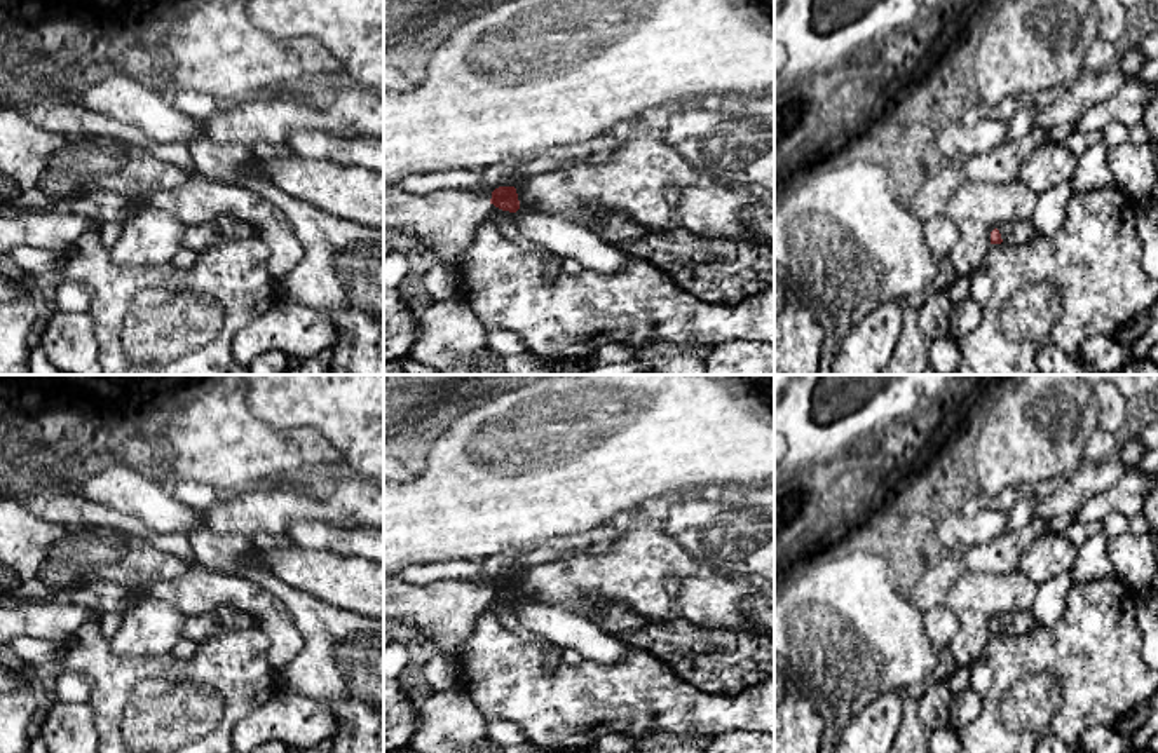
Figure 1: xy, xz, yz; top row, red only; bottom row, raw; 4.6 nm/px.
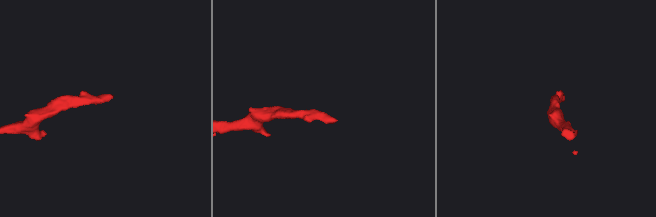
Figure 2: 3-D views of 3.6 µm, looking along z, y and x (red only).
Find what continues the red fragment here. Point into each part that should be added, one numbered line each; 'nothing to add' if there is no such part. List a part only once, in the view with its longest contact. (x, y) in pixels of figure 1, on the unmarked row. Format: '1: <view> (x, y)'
1: yz (1012, 623)

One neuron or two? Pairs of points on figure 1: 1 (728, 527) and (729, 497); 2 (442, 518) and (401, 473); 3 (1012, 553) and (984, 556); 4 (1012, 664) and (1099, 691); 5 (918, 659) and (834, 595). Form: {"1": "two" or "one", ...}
{"1": "two", "2": "two", "3": "one", "4": "one", "5": "one"}

